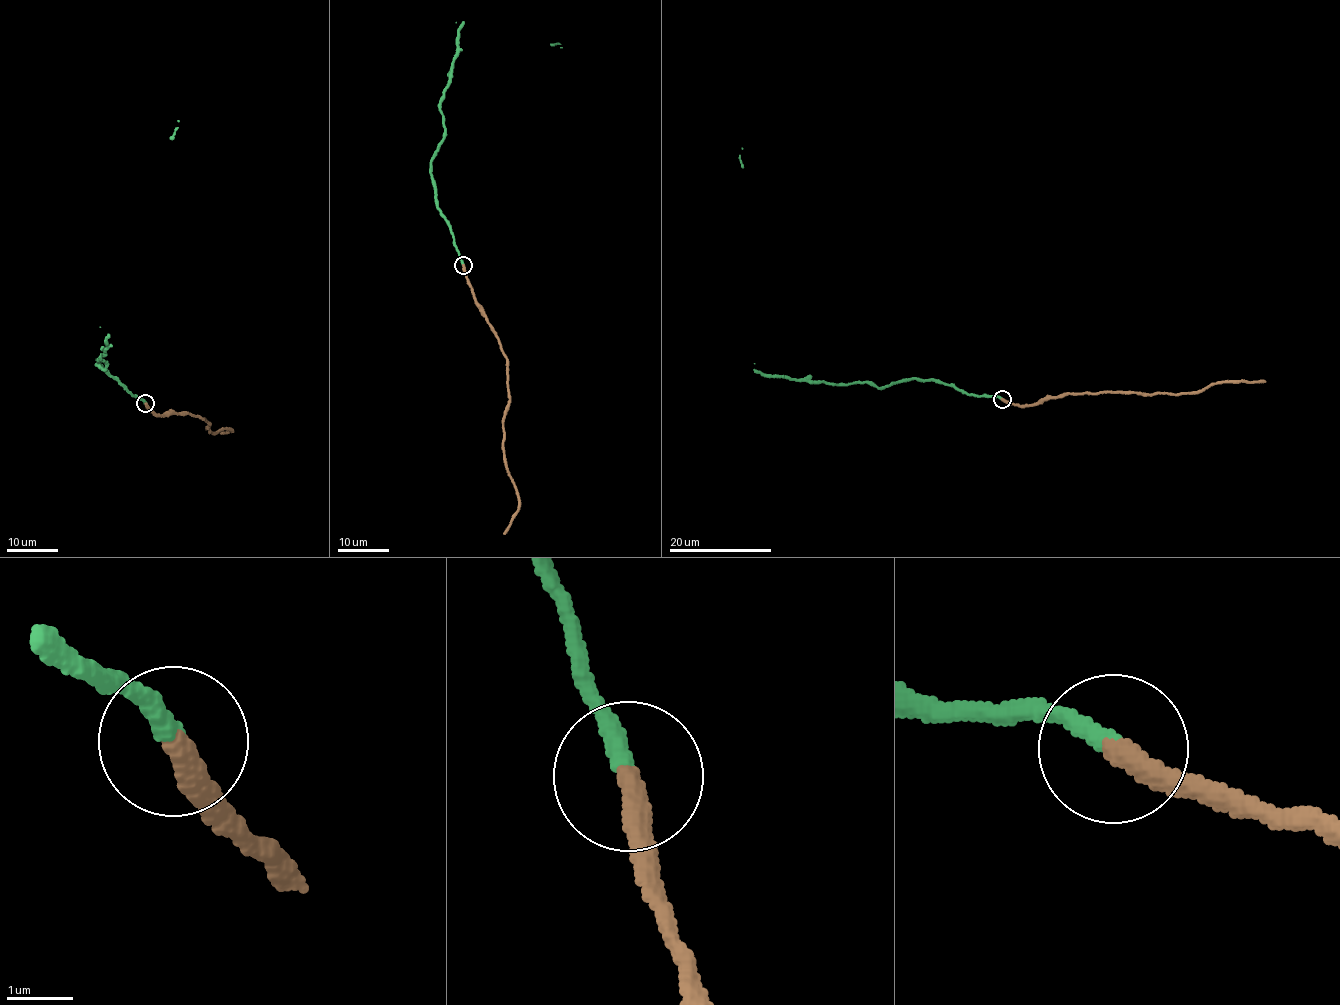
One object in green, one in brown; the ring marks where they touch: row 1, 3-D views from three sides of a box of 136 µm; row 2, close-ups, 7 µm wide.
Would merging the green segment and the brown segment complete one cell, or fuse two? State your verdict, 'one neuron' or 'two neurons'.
two neurons

